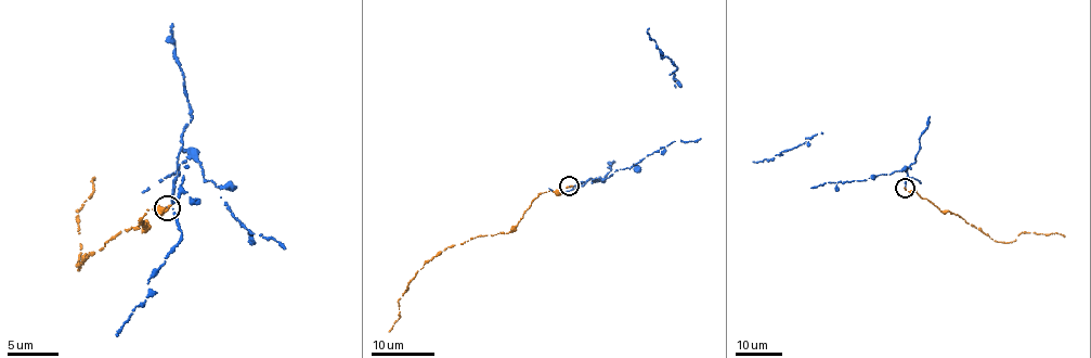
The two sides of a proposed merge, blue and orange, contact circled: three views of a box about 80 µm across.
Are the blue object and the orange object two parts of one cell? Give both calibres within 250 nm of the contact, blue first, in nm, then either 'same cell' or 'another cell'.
170 nm thick on the blue side, 240 nm on the other; another cell

